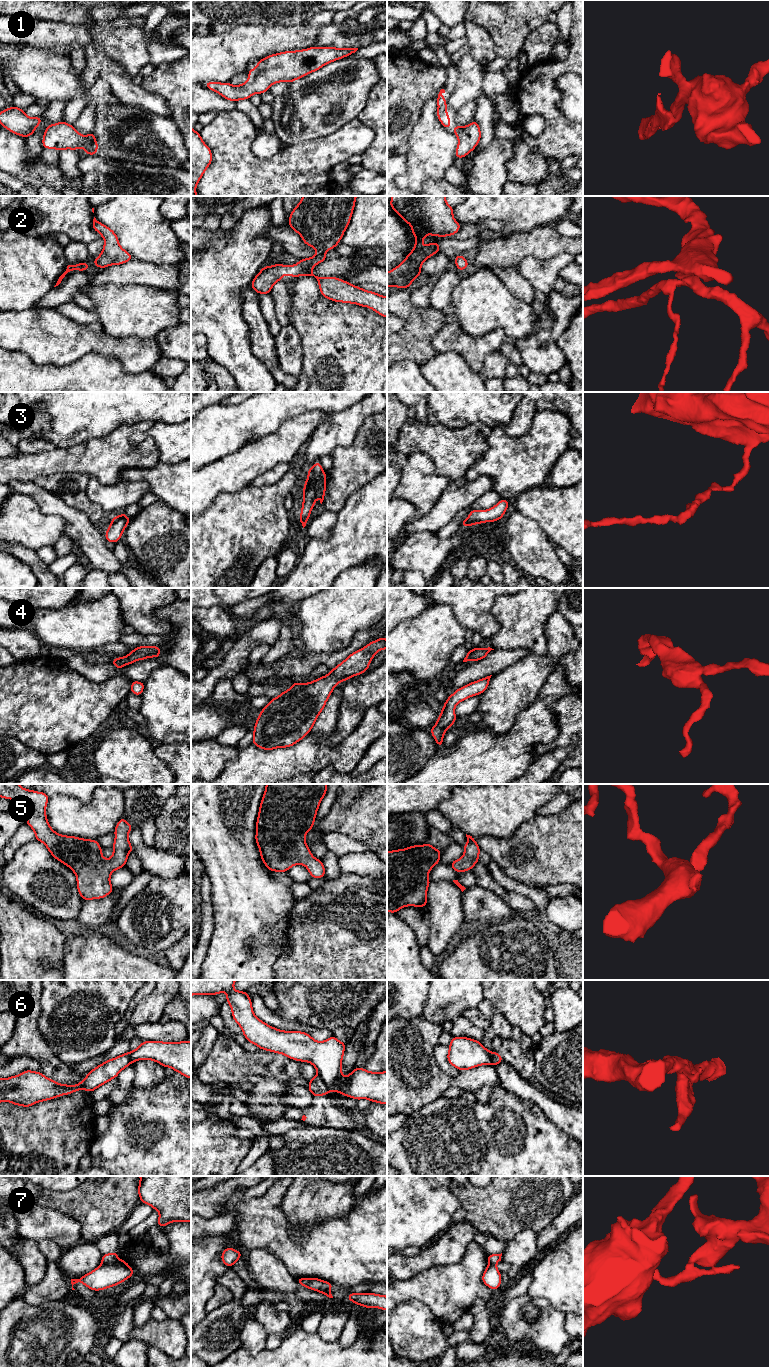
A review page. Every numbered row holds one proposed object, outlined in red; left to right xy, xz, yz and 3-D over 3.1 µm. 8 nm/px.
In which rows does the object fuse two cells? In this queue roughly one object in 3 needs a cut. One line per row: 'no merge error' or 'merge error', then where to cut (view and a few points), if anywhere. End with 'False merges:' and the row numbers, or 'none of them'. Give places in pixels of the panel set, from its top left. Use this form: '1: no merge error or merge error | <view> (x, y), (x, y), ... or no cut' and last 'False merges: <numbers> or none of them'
1: no merge error | no cut
2: no merge error | no cut
3: merge error | xz (323, 471), (315, 481), (316, 496)
4: no merge error | no cut
5: no merge error | no cut
6: merge error | xz (317, 1074), (330, 1090)
7: merge error | xy (118, 1260), (112, 1263), (101, 1264)
False merges: 3, 6, 7

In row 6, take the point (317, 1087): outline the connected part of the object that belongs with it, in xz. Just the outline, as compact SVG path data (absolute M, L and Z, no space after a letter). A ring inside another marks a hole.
M317 1074L313 1078L309 1079L310 1084L307 1086L313 1097L324 1096L329 1094L330 1090L324 1083L322 1078Z

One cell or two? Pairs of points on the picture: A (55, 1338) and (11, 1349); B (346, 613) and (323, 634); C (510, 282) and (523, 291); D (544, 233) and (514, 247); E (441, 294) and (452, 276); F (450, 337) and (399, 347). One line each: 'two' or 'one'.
A: one
B: one
C: one
D: one
E: one
F: two

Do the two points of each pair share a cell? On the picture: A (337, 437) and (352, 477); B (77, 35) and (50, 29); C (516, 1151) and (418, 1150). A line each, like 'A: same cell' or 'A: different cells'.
A: different cells
B: same cell
C: same cell

